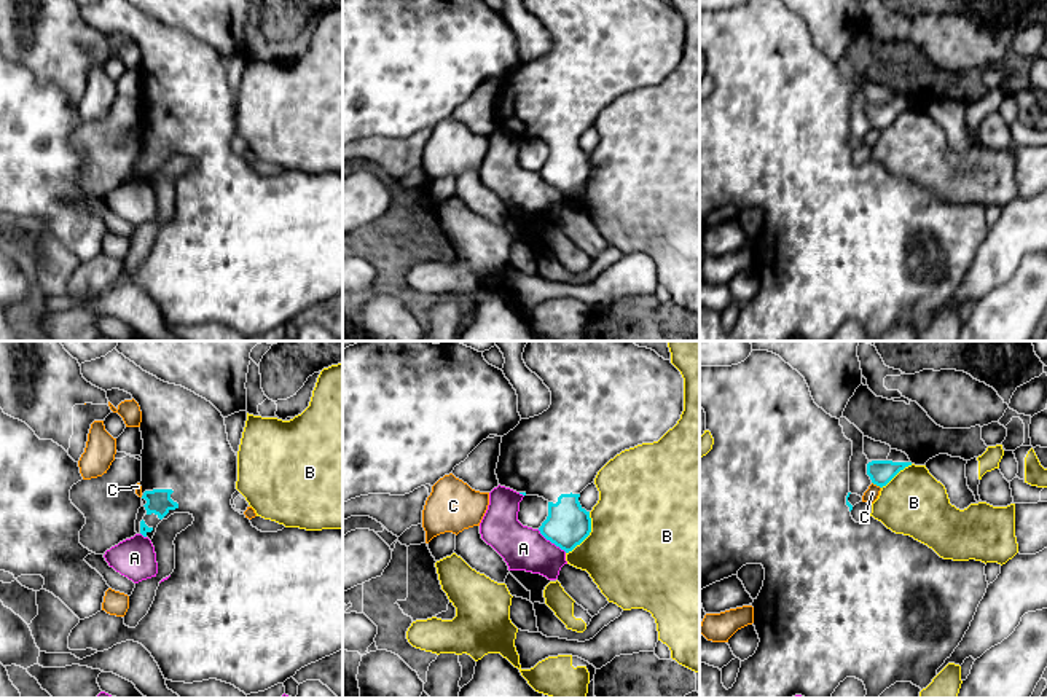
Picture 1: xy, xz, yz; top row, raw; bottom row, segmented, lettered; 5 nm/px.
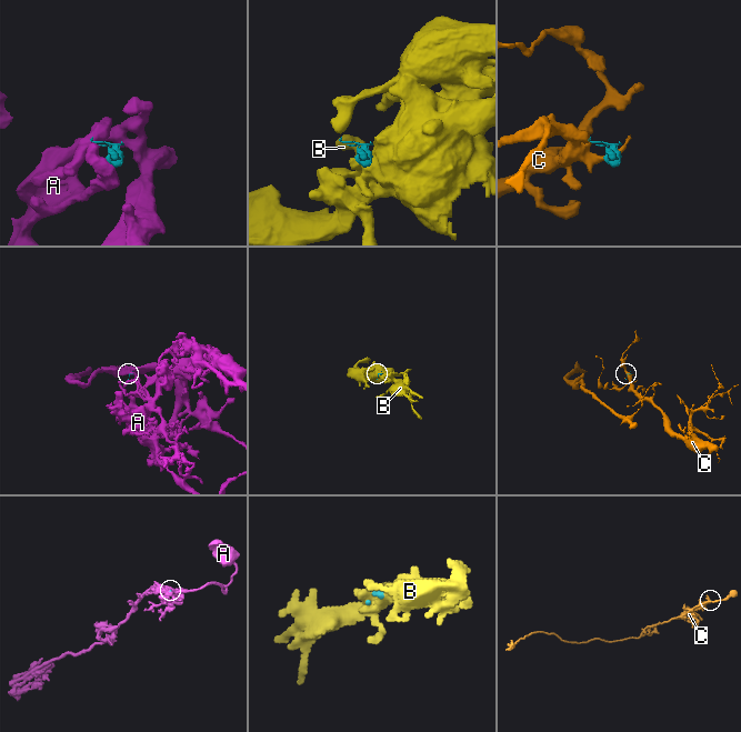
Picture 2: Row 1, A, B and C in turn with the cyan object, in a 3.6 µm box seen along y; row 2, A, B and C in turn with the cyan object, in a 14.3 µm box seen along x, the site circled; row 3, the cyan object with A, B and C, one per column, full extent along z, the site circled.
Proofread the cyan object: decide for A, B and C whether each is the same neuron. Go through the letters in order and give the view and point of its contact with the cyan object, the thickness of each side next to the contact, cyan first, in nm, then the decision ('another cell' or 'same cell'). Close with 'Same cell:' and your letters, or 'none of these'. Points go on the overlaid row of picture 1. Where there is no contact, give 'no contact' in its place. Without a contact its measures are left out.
A: contact xz (552, 542); calibres 220 and 220 nm; another cell
B: contact xz (588, 534); calibres 220 and 500 nm; another cell
C: contact yz (877, 485); calibres 120 and 70 nm; another cell
Same cell: none of these

